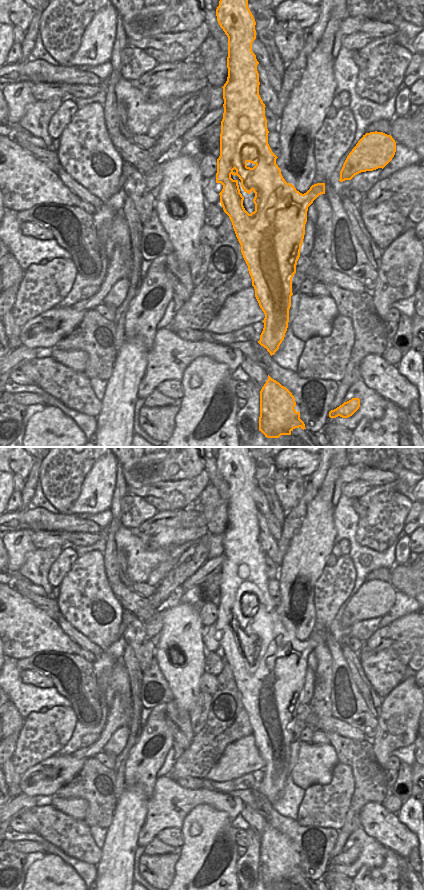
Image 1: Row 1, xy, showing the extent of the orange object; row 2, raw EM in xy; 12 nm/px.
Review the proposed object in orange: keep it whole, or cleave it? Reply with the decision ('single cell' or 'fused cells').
single cell

